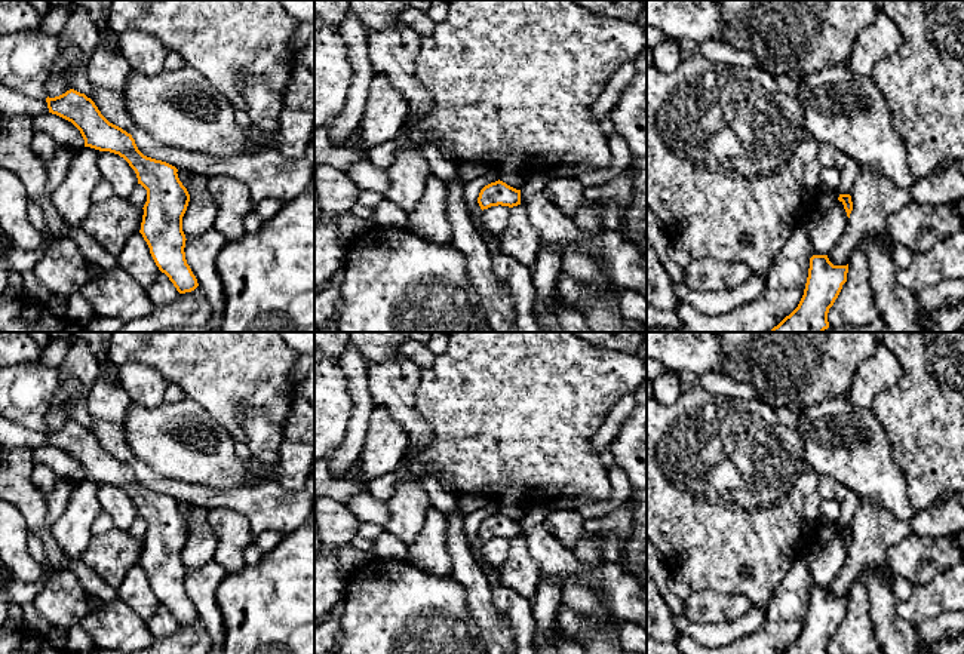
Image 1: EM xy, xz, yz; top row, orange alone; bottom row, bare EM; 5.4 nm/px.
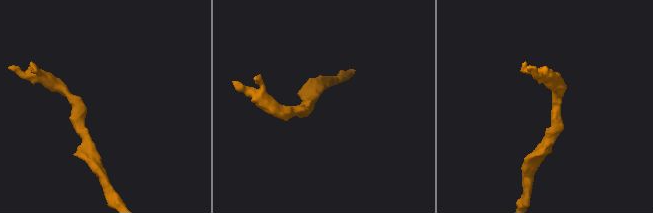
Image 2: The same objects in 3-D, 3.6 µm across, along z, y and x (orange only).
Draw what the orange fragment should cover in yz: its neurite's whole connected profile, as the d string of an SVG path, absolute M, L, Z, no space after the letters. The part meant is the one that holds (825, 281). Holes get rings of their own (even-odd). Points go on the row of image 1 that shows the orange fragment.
M828 255L810 258L808 277L798 307L770 332L823 332L828 313L847 282L848 264L833 265Z

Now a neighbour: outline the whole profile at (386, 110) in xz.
M374 73L357 133L362 153L393 139L405 126L408 102L384 74Z

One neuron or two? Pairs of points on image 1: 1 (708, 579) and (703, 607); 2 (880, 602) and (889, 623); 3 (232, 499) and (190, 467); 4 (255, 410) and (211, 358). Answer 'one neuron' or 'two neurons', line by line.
1: two neurons
2: one neuron
3: two neurons
4: one neuron

